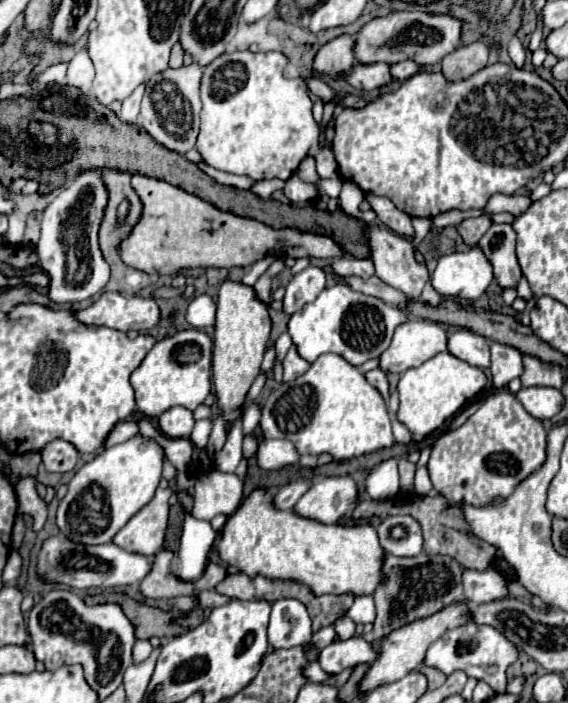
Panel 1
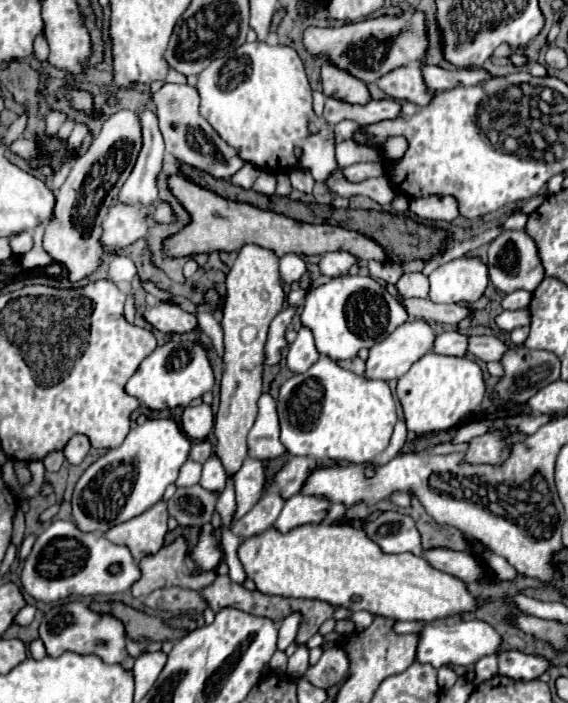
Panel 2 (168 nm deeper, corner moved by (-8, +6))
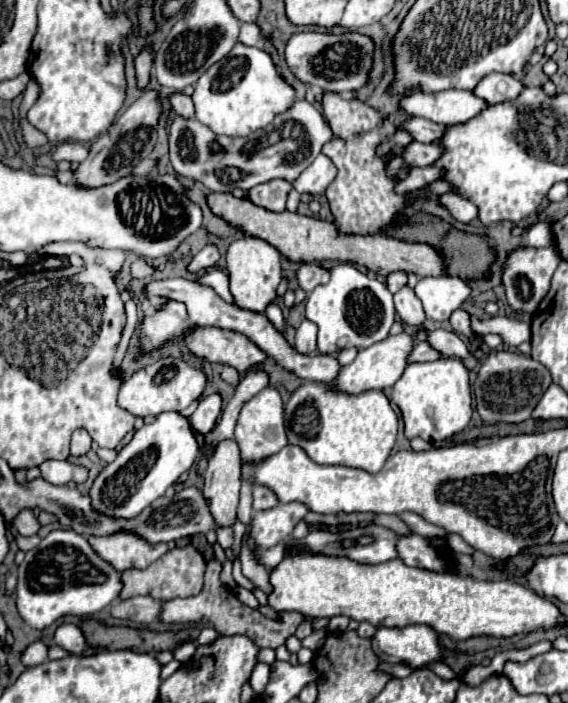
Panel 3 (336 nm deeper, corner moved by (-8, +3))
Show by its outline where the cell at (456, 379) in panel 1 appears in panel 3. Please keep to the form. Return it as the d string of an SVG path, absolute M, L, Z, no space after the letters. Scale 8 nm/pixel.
M438 358L424 364L408 364L400 380L392 386L392 402L404 418L404 434L408 440L420 436L430 442L442 442L460 434L472 418L472 394L468 370L458 358Z

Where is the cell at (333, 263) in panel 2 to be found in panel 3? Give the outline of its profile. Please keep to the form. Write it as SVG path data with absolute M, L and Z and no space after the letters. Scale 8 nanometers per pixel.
M300 264L300 268L296 270L296 278L298 278L298 286L304 292L312 292L320 282L328 282L328 270L316 264Z

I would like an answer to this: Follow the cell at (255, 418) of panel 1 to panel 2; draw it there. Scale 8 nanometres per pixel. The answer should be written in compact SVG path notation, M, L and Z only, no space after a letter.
M250 455L244 459L240 471L234 475L234 485L236 485L236 513L230 523L233 524L246 515L254 503L262 497L262 487L264 487L264 467L260 459L252 459Z

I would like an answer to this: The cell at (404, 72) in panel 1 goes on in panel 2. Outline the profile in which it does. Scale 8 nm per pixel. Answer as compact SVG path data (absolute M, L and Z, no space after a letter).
M420 65L424 83L434 89L434 91L442 91L442 89L452 89L458 85L476 85L482 83L484 79L490 79L490 75L482 69L444 69L438 65Z

